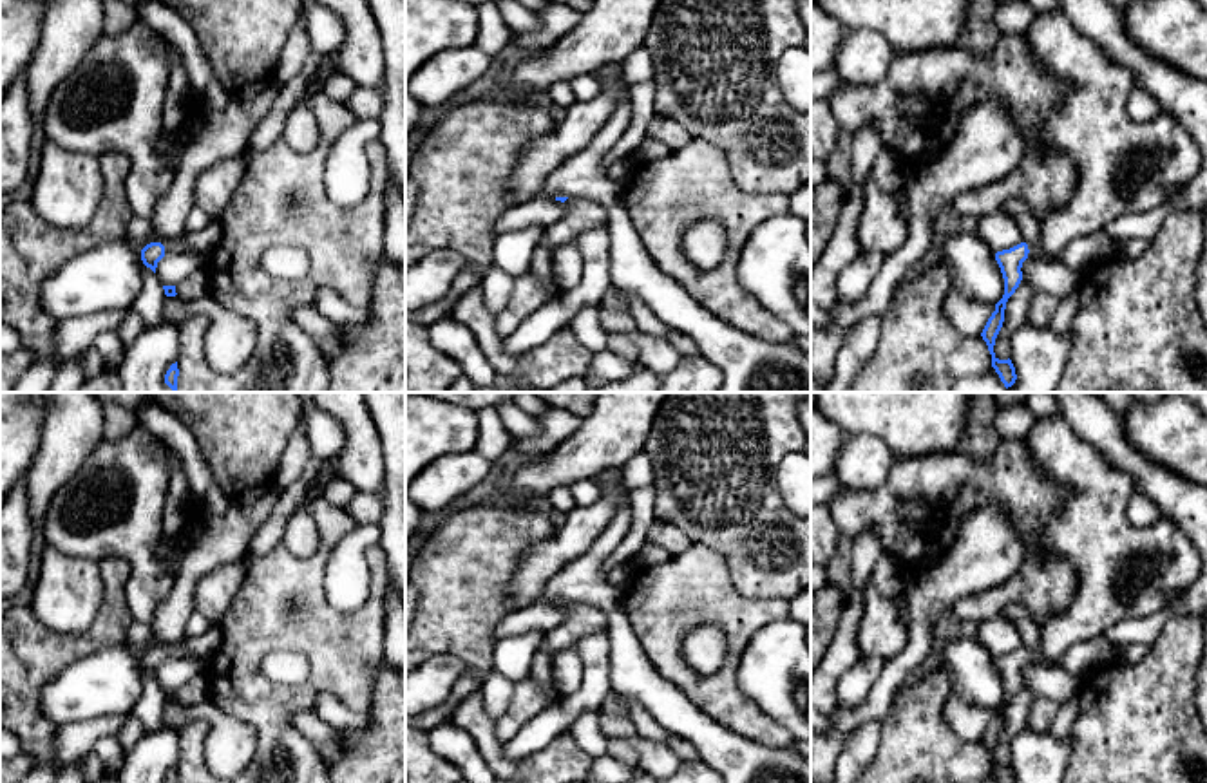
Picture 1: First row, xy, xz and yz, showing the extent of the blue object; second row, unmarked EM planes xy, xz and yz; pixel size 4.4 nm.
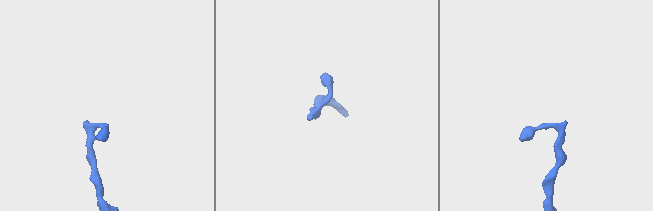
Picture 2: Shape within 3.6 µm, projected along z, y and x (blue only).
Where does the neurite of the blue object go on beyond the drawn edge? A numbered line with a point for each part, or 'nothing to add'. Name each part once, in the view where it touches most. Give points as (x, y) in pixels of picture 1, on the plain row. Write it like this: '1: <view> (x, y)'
1: yz (1124, 572)

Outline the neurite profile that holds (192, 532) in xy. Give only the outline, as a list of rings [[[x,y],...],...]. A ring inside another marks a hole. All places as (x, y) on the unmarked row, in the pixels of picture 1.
[[[192,523],[188,524],[183,533],[179,535],[177,546],[181,557],[188,553],[188,550],[199,541],[203,530],[203,523]]]

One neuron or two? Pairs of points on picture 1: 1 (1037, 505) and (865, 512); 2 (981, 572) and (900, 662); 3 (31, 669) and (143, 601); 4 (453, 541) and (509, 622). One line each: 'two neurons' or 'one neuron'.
1: one neuron
2: one neuron
3: two neurons
4: two neurons

